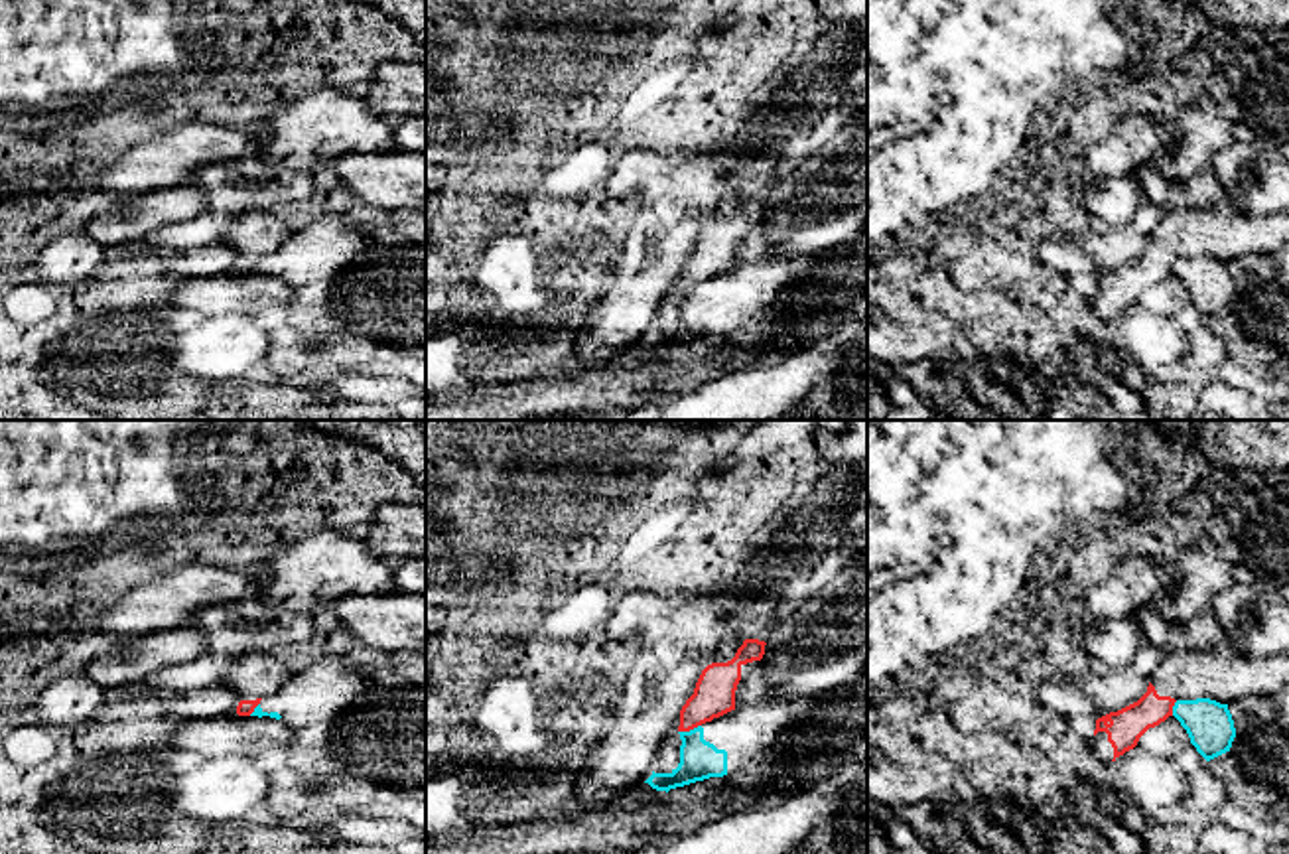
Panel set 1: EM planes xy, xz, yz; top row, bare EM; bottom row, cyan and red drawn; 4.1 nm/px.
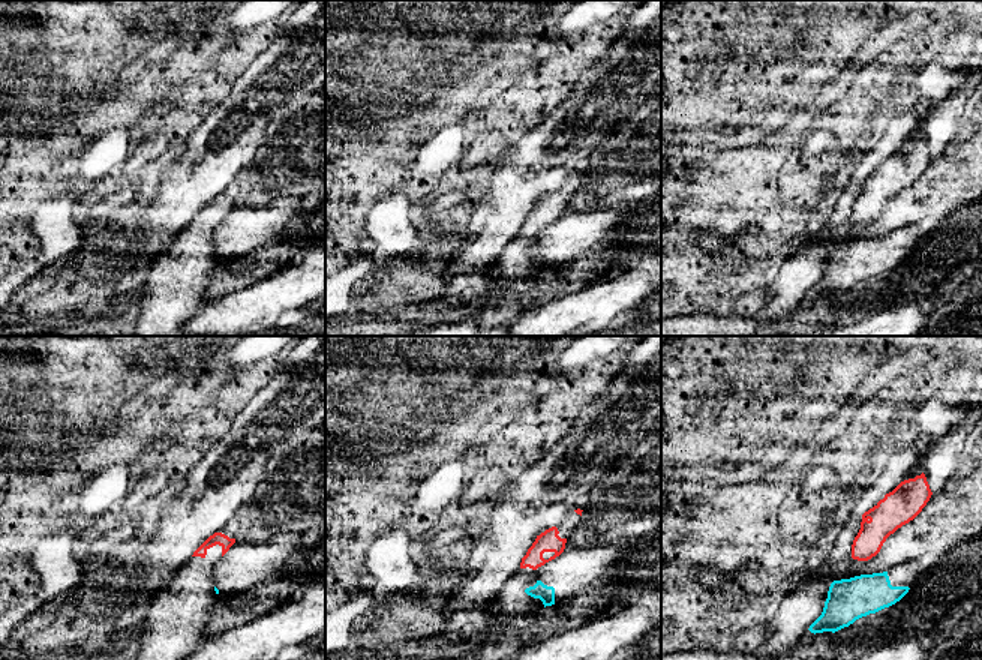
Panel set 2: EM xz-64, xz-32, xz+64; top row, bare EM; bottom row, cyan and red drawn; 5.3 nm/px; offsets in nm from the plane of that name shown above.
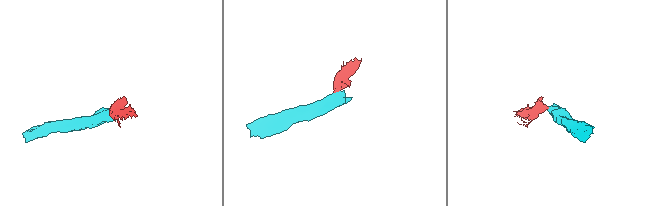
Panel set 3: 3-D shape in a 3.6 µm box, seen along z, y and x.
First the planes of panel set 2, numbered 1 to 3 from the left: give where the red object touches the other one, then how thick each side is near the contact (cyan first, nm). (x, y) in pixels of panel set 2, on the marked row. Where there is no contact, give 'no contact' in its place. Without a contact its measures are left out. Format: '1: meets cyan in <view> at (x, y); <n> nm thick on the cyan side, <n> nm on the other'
1: no contact
2: no contact
3: no contact

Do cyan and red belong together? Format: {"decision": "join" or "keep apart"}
{"decision": "keep apart"}

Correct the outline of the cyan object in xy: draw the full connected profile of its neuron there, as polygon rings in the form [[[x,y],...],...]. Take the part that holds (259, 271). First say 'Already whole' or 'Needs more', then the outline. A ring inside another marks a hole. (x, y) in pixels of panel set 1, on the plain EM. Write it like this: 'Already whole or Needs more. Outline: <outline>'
Needs more. Outline: [[[329,213],[313,221],[272,254],[260,258],[250,274],[270,274],[294,288],[337,278],[373,241],[353,223],[351,213]]]

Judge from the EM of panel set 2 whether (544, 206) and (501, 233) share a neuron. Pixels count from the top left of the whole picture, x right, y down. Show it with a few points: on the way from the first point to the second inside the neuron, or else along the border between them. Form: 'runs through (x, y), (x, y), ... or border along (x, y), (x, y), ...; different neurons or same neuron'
border along (522, 222), (520, 230), (508, 242); different neurons

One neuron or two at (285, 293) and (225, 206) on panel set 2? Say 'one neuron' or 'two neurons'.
two neurons

